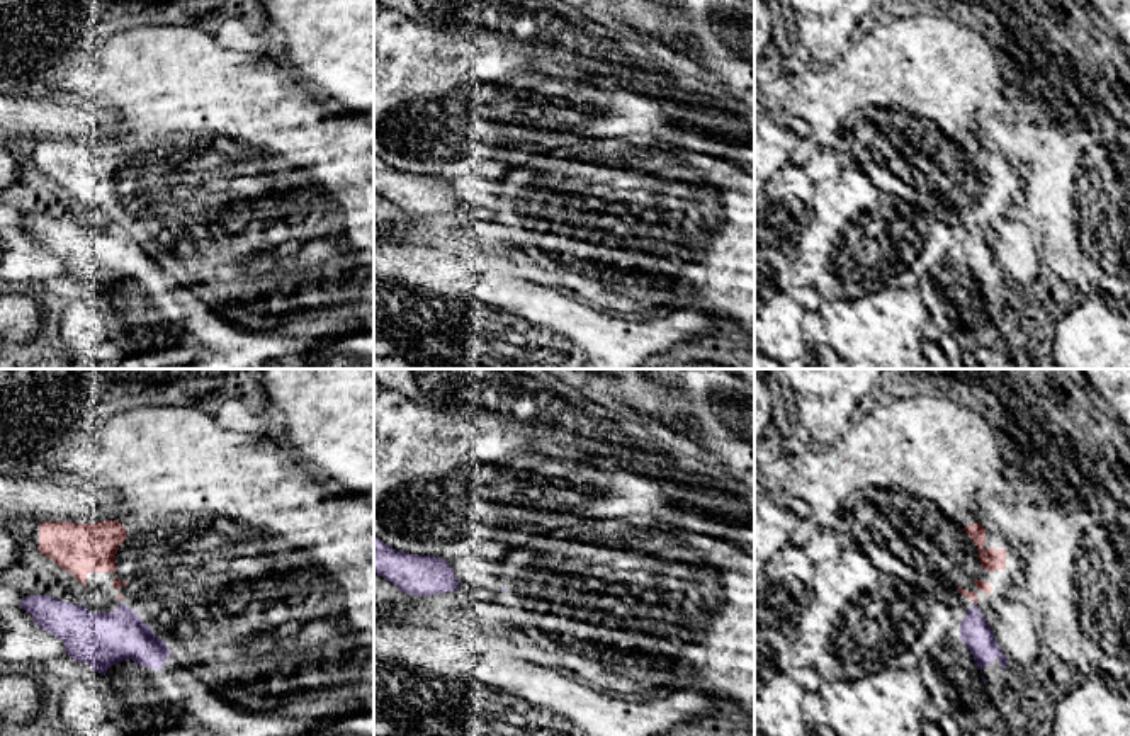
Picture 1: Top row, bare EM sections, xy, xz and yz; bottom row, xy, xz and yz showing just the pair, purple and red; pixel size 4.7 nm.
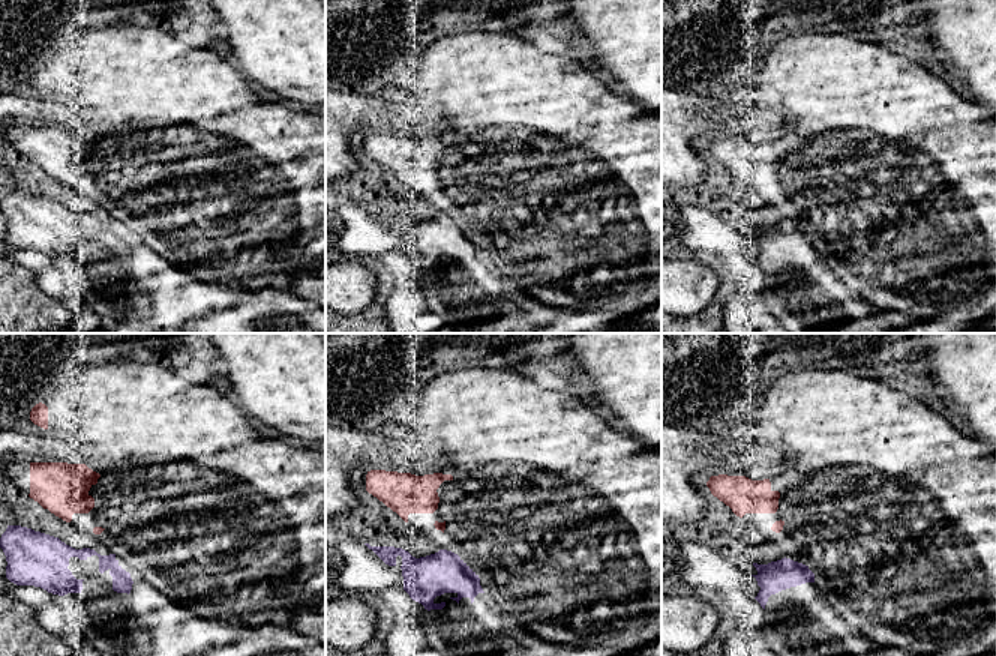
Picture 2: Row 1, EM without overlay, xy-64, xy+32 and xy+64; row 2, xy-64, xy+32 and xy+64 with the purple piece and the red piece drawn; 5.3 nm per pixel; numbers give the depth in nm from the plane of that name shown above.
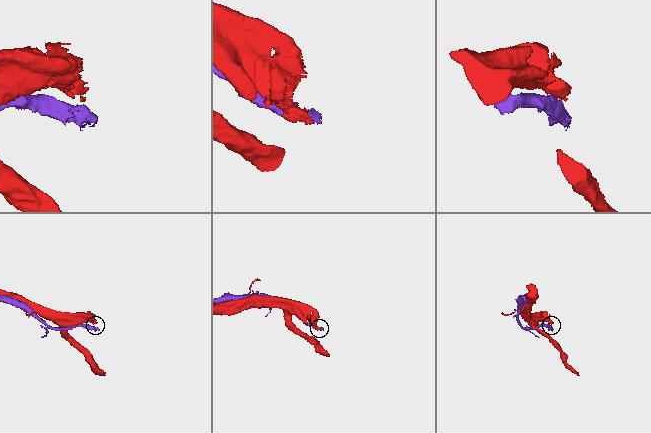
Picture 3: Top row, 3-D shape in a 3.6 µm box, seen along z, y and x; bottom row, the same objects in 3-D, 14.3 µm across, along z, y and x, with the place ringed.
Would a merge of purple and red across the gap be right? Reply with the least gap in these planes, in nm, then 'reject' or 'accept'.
20 nm apart; reject

